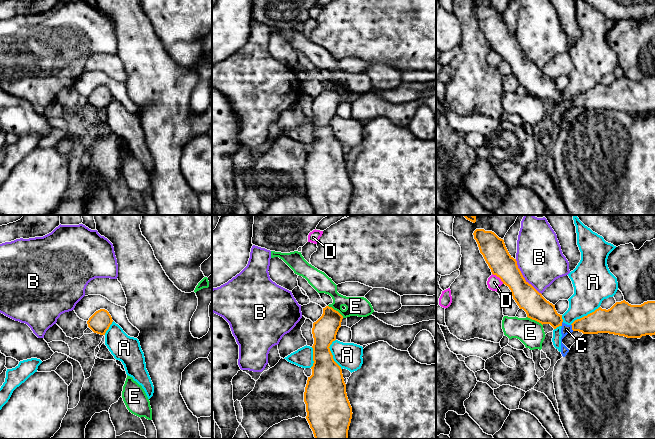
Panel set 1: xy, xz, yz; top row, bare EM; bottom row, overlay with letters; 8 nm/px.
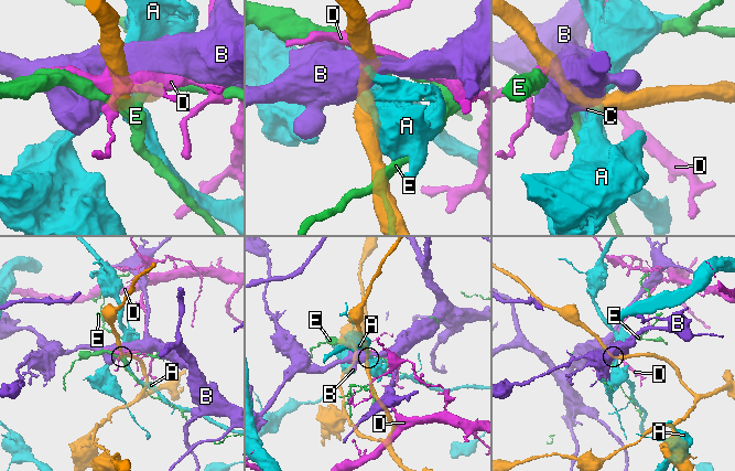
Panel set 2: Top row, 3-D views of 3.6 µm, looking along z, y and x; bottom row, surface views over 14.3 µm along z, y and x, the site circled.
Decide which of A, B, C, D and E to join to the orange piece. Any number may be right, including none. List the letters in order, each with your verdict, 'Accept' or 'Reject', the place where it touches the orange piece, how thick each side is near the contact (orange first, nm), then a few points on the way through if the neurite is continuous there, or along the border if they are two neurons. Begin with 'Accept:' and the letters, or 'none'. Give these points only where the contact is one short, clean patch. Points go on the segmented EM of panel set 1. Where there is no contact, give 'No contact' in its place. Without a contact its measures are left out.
Accept: none
A: Reject. Touches orange at xz (331, 354). Thickness 280 nm (orange) against 200 nm. Boundary: xz (335, 339), (330, 345), (329, 350), (333, 360), (341, 369)
B: Reject. Touches orange at yz (523, 277). Thickness 200 nm (orange) against 380 nm
C: Reject. Touches orange at yz (572, 327). Thickness 190 nm (orange) against 80 nm. Boundary: yz (571, 324), (573, 330)
D: Reject. Touches orange at yz (498, 276). Thickness 200 nm (orange) against 110 nm. Boundary: yz (492, 273), (503, 283)
E: Reject. Touches orange at xz (335, 310). Thickness 200 nm (orange) against 160 nm. Boundary: xz (328, 305), (343, 317)

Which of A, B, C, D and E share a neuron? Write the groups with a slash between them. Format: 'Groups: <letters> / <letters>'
Groups: A C / B / D / E

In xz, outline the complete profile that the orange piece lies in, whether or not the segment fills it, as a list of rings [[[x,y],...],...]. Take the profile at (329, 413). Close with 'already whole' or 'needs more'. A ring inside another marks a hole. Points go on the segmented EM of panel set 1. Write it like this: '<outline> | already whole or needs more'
[[[332,307],[323,308],[322,316],[313,323],[314,338],[312,375],[308,377],[304,392],[306,419],[315,439],[348,439],[348,430],[352,419],[352,407],[347,397],[346,384],[342,369],[334,361],[330,345],[336,340],[343,316]]] | already whole

